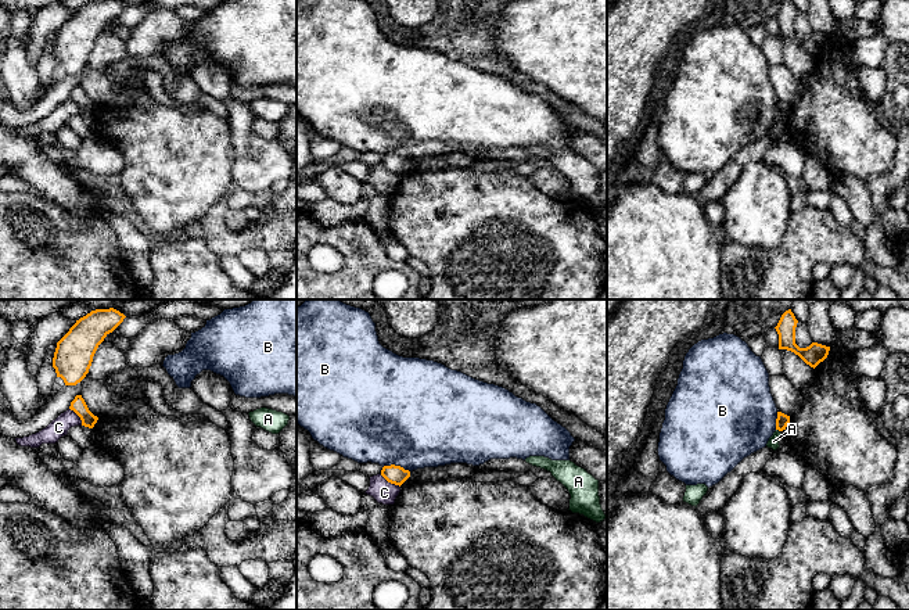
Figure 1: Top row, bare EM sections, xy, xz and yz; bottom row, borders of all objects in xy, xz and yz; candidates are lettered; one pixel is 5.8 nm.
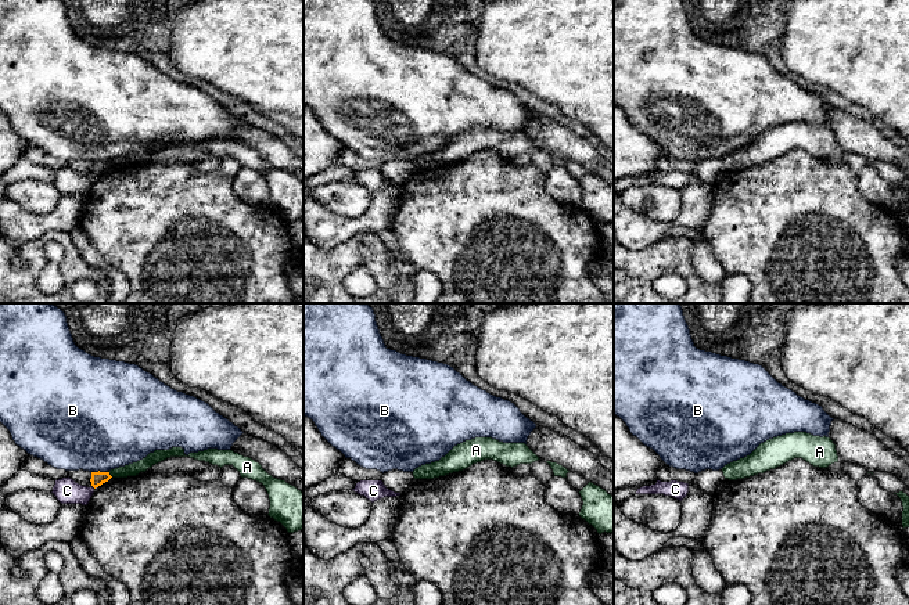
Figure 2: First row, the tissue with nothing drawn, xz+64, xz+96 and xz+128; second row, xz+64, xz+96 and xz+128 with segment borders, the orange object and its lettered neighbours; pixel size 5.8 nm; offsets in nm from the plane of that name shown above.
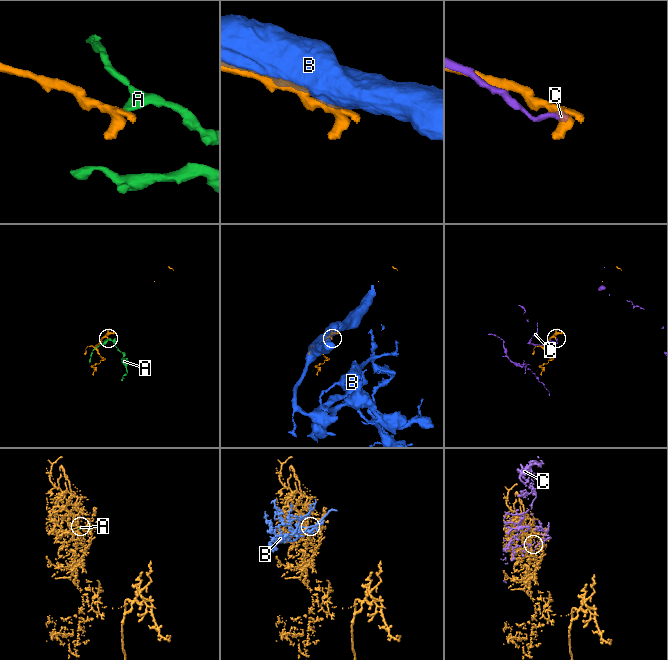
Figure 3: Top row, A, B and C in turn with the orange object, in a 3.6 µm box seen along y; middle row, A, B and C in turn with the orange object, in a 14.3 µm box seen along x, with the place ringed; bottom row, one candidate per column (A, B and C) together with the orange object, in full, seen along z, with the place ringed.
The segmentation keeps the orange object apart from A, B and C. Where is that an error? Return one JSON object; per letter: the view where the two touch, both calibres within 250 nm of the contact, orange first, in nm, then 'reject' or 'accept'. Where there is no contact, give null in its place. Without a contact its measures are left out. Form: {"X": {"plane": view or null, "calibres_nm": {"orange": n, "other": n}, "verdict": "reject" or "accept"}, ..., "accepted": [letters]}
{"A": {"plane": "yz", "calibres_nm": {"orange": 70, "other": 60}, "verdict": "reject"}, "B": {"plane": "xz", "calibres_nm": {"orange": 110, "other": 480}, "verdict": "reject"}, "C": {"plane": "xz", "calibres_nm": {"orange": 110, "other": 130}, "verdict": "reject"}, "accepted": []}

